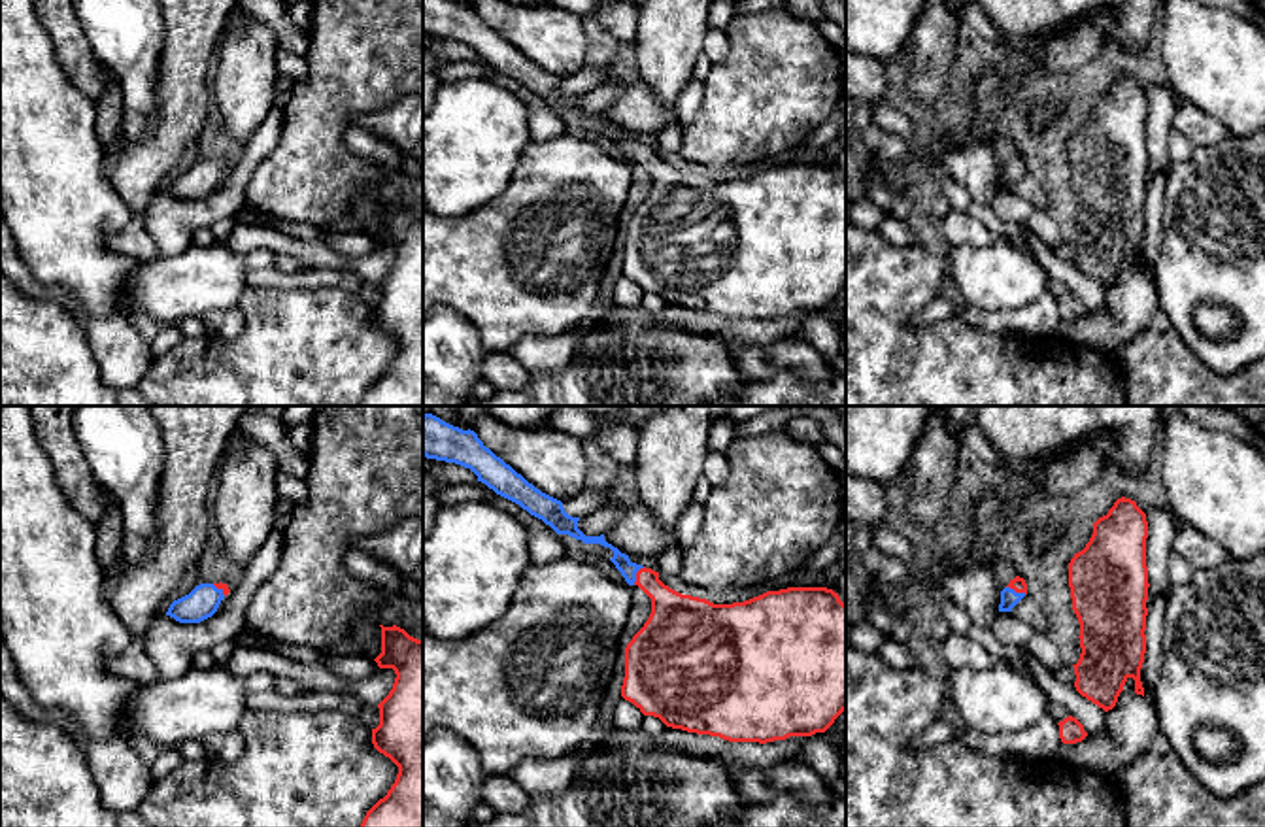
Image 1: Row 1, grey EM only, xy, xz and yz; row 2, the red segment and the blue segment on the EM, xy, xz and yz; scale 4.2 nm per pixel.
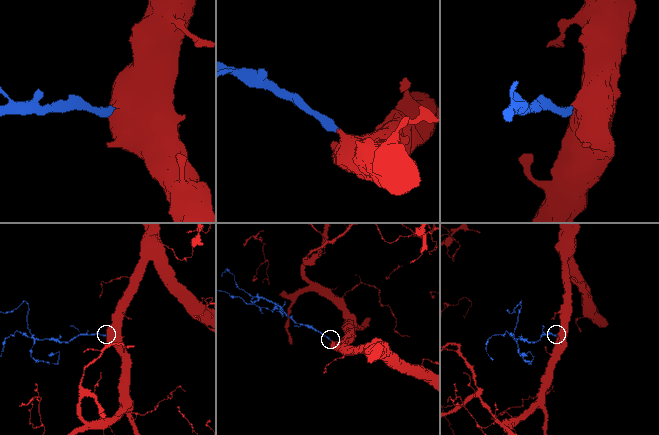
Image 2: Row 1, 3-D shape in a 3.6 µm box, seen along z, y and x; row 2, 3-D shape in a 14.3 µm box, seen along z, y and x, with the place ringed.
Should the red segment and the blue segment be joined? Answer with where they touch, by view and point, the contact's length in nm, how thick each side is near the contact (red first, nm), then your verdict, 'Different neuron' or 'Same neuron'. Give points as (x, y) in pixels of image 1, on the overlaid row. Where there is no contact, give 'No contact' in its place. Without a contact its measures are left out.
Touches red at xz (637, 574). Shared border 90 nm. Thickness 220 nm (red) against 70 nm. Same neuron

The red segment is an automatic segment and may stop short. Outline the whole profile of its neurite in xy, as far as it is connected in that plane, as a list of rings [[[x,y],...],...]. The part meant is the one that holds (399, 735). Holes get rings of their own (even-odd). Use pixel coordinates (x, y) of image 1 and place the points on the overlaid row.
[[[396,625],[380,627],[381,653],[374,661],[380,668],[393,668],[396,678],[378,704],[380,725],[372,729],[372,744],[398,767],[398,774],[387,795],[366,812],[361,827],[423,827],[423,640]]]

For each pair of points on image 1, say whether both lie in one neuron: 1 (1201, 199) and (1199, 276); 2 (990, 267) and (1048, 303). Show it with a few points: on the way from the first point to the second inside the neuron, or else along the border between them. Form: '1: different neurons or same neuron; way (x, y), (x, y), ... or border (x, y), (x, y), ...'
1: same neuron; way (1201, 218), (1201, 257)
2: different neurons; border (1046, 289), (1033, 301), (997, 312)

